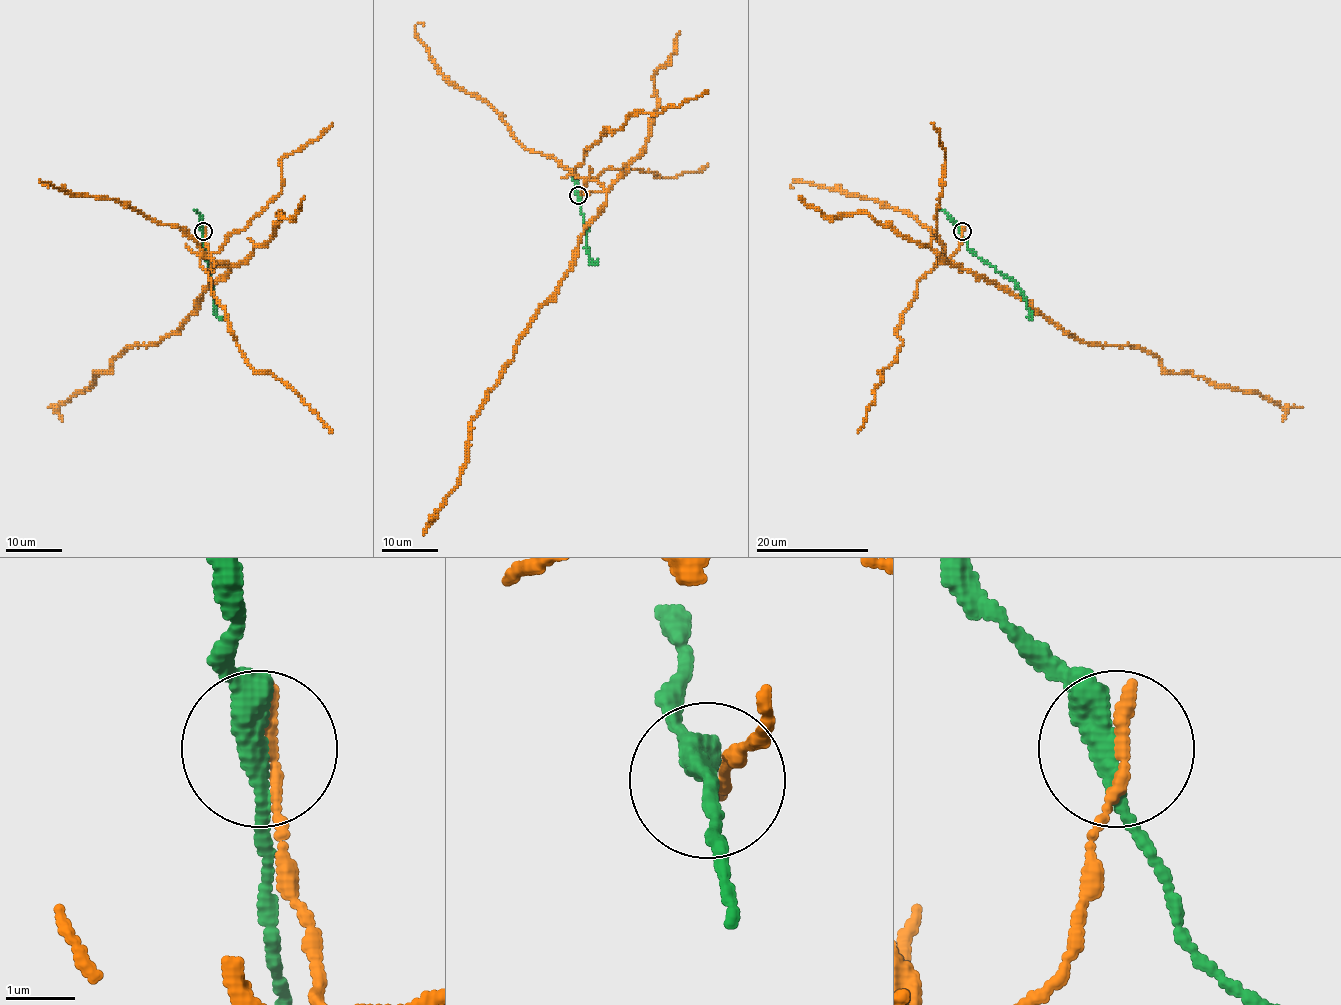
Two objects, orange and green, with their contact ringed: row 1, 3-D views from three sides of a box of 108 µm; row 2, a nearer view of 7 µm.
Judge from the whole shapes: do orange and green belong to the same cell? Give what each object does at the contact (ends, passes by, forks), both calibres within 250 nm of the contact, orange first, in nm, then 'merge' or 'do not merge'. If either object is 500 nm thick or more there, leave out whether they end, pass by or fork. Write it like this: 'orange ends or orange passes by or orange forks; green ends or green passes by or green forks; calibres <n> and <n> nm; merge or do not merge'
orange ends; green passes by; calibres 240 and 340 nm; do not merge

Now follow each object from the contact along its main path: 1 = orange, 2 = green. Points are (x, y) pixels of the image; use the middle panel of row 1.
1: (579, 195), (591, 179), (601, 185), (605, 203), (577, 243), (574, 264), (470, 421), (459, 483), (424, 534)
2: (579, 195), (587, 227), (587, 253), (590, 261), (598, 262)

